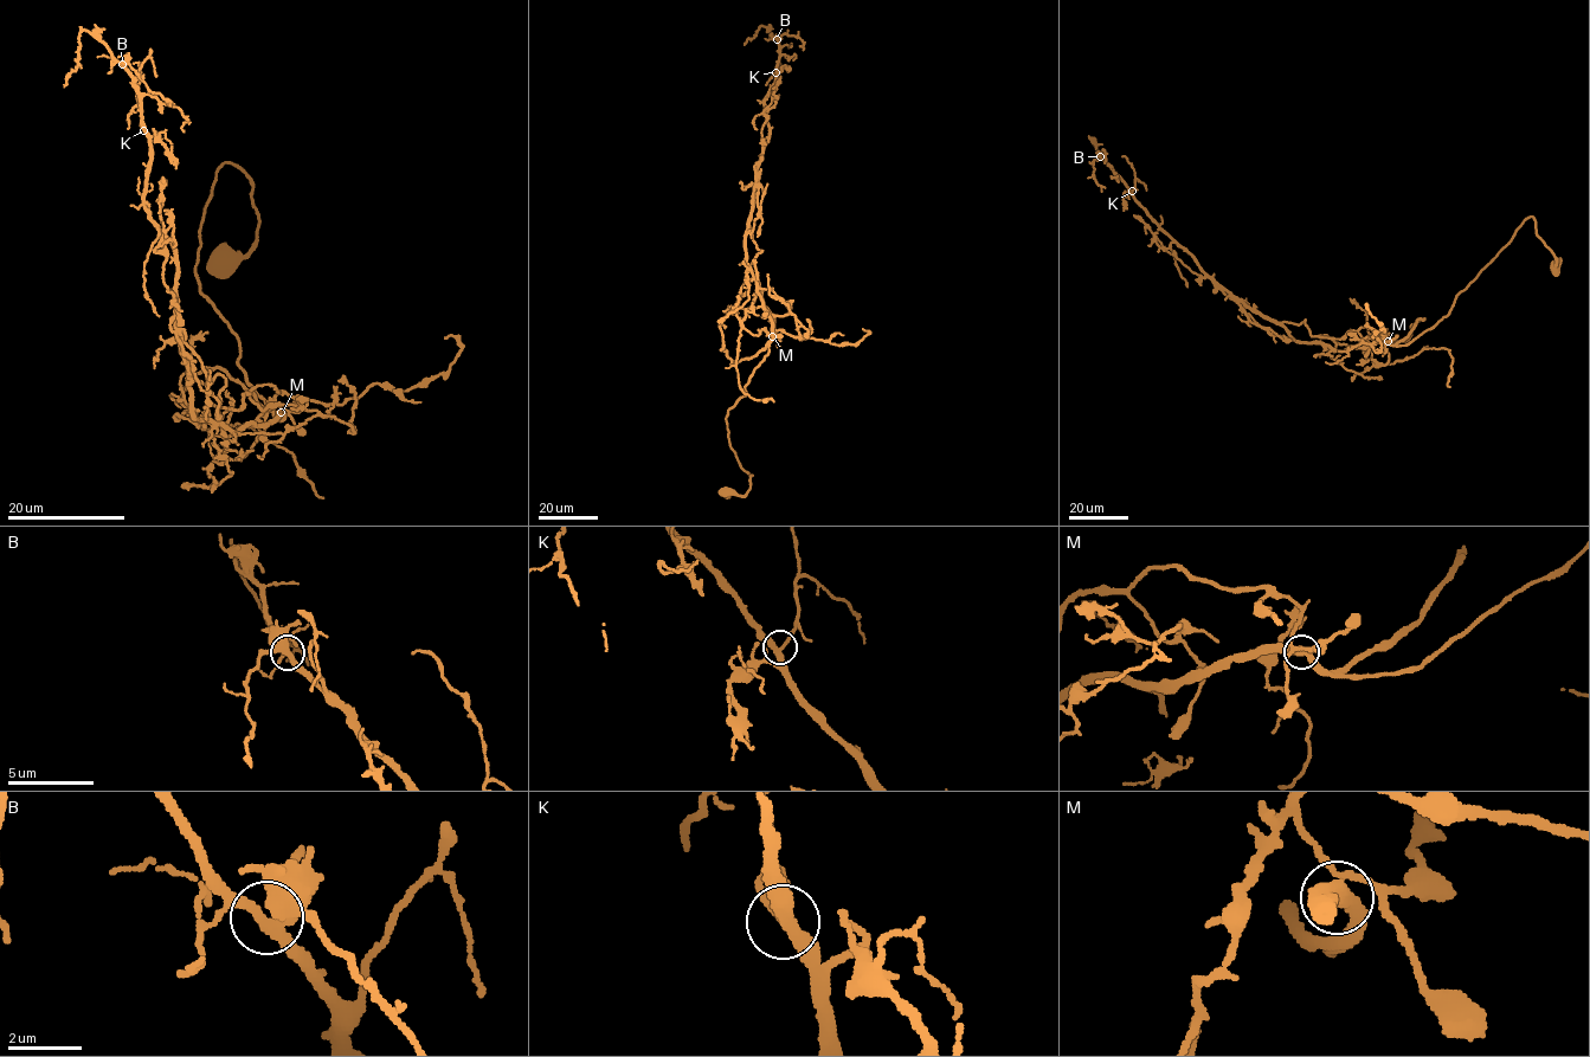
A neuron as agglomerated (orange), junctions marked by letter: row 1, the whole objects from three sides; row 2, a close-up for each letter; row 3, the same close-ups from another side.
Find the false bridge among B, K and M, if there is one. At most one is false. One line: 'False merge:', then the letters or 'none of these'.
False merge: none of these

